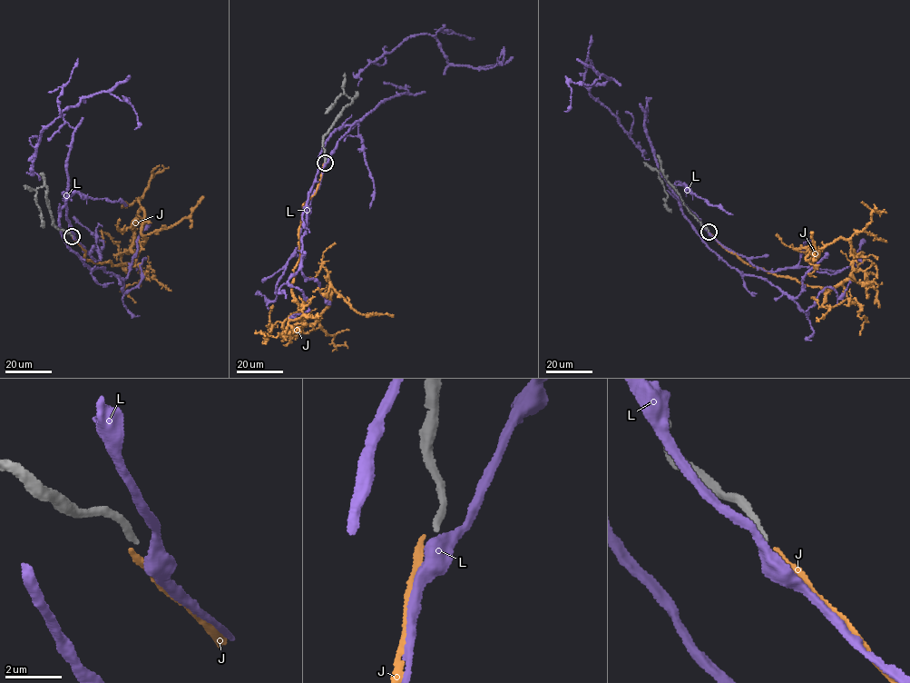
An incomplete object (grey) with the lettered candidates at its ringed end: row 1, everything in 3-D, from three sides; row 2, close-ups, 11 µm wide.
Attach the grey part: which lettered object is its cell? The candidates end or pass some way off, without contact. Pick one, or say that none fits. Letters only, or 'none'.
J

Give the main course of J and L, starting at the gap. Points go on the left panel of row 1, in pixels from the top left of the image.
J: (72, 236), (84, 259), (133, 262), (140, 209), (141, 234), (150, 234), (187, 218), (203, 195)
L: (73, 236), (74, 129), (67, 122), (37, 142), (32, 161), (42, 130), (105, 91), (127, 99), (134, 129)

